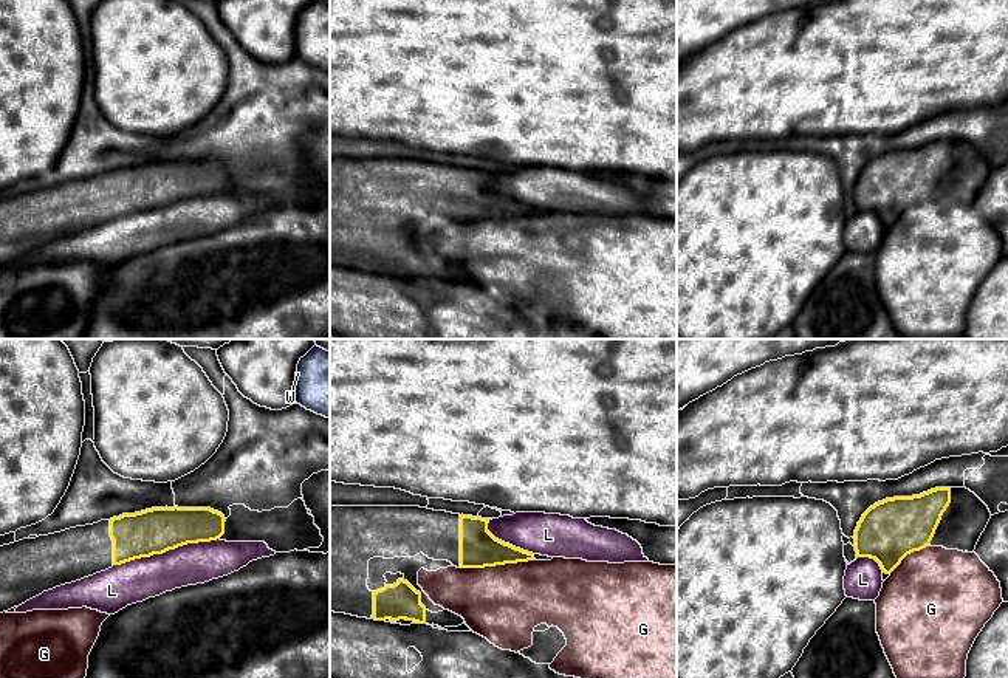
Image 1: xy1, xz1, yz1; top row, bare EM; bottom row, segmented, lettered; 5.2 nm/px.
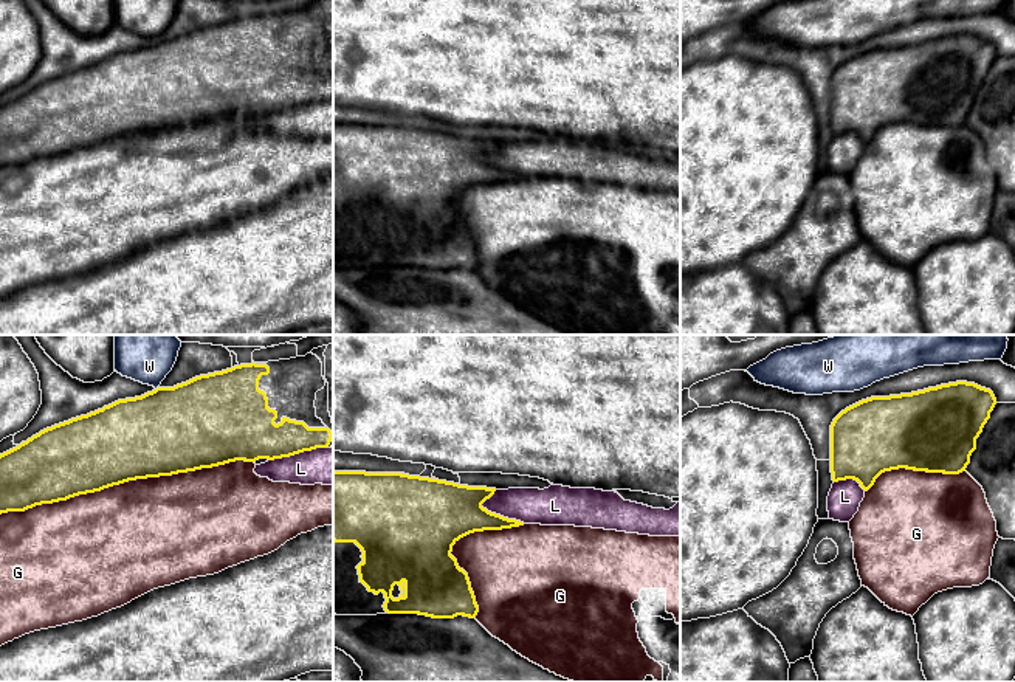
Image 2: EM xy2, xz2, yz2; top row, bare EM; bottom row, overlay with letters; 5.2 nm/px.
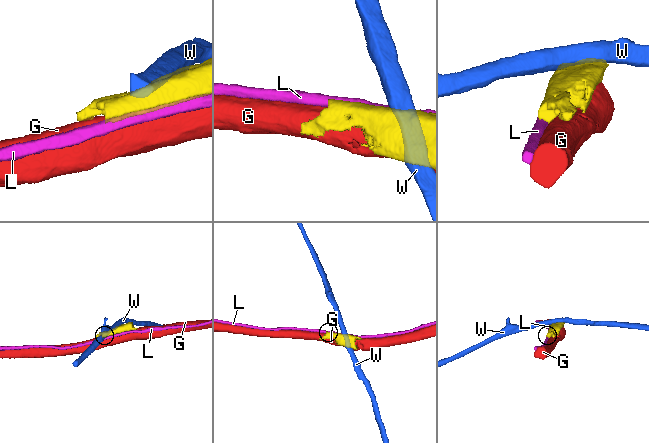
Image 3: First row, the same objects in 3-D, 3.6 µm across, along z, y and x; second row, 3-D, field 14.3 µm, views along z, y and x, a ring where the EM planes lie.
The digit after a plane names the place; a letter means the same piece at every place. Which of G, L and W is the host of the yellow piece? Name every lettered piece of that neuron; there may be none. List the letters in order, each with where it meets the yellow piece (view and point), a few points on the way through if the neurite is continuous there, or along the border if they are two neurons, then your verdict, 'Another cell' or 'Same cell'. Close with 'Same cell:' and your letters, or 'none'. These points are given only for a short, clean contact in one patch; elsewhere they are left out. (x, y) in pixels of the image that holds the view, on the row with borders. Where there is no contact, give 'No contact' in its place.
G: Touches yellow at xy2 (126, 481). Another cell
L: Touches yellow at xy1 (166, 550). Another cell
W: Touches yellow at xy2 (157, 388). Boundary: xy2 (158, 386), (155, 389). Another cell
Same cell: none

